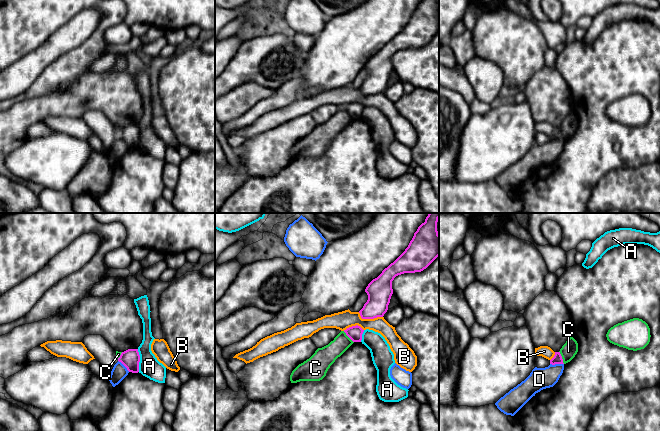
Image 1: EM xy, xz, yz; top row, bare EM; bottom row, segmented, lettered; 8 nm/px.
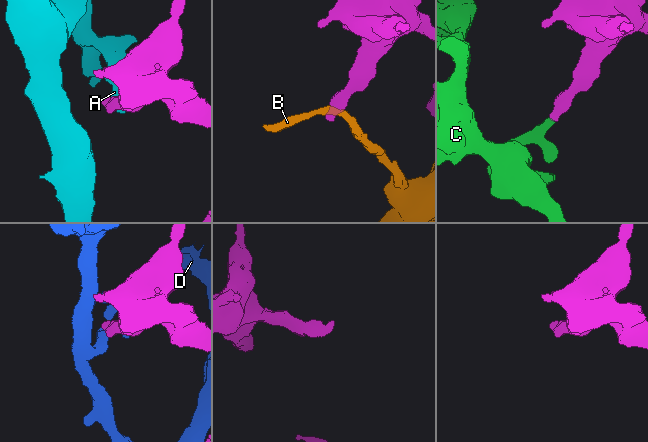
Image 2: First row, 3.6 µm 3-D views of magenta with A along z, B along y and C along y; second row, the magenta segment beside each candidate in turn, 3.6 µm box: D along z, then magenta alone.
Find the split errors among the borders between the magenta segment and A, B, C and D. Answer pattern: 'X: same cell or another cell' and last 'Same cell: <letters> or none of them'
A: another cell
B: another cell
C: another cell
D: another cell
Same cell: none of them

